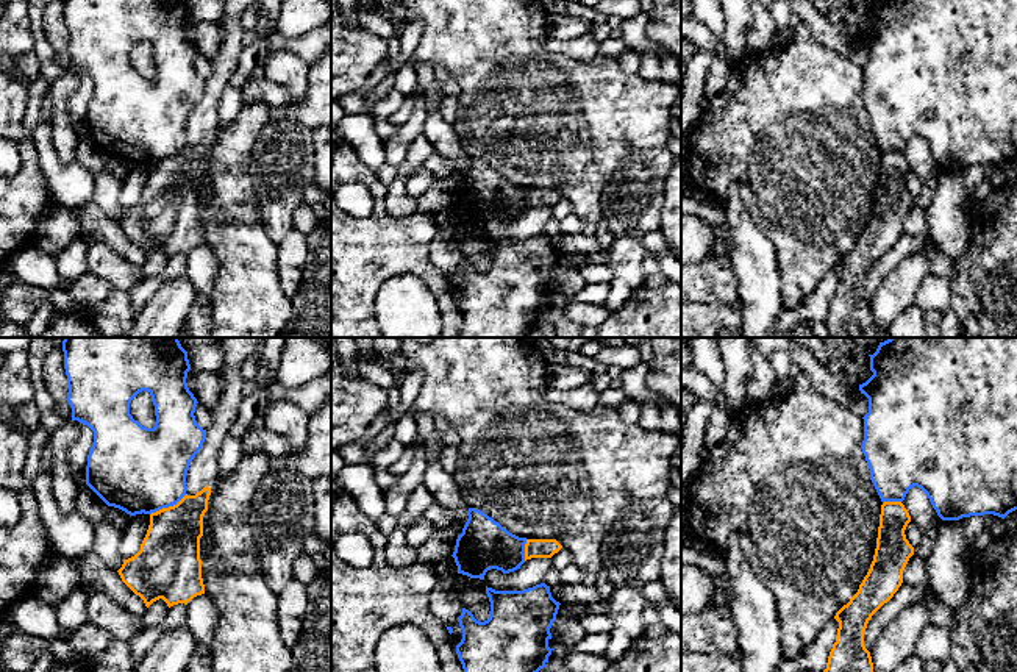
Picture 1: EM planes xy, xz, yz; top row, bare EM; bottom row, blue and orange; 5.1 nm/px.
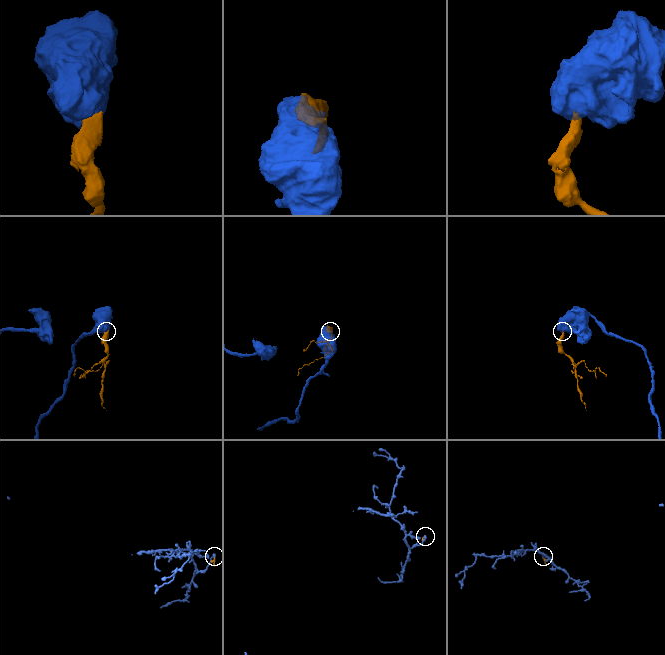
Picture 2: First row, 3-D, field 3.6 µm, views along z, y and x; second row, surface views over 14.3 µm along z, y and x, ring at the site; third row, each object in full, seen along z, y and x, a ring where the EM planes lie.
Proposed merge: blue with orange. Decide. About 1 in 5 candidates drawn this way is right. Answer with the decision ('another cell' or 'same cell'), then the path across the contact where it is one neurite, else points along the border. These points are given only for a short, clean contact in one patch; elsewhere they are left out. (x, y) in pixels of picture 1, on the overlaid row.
another cell; border along xy (186, 494), (175, 504), (150, 514)

